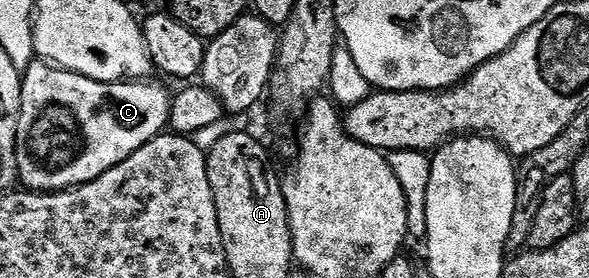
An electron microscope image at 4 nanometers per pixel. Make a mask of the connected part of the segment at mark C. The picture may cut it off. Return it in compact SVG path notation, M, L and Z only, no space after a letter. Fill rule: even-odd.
M37 57L20 81L19 182L30 191L66 191L114 169L169 126L170 91L152 81L103 83Z

